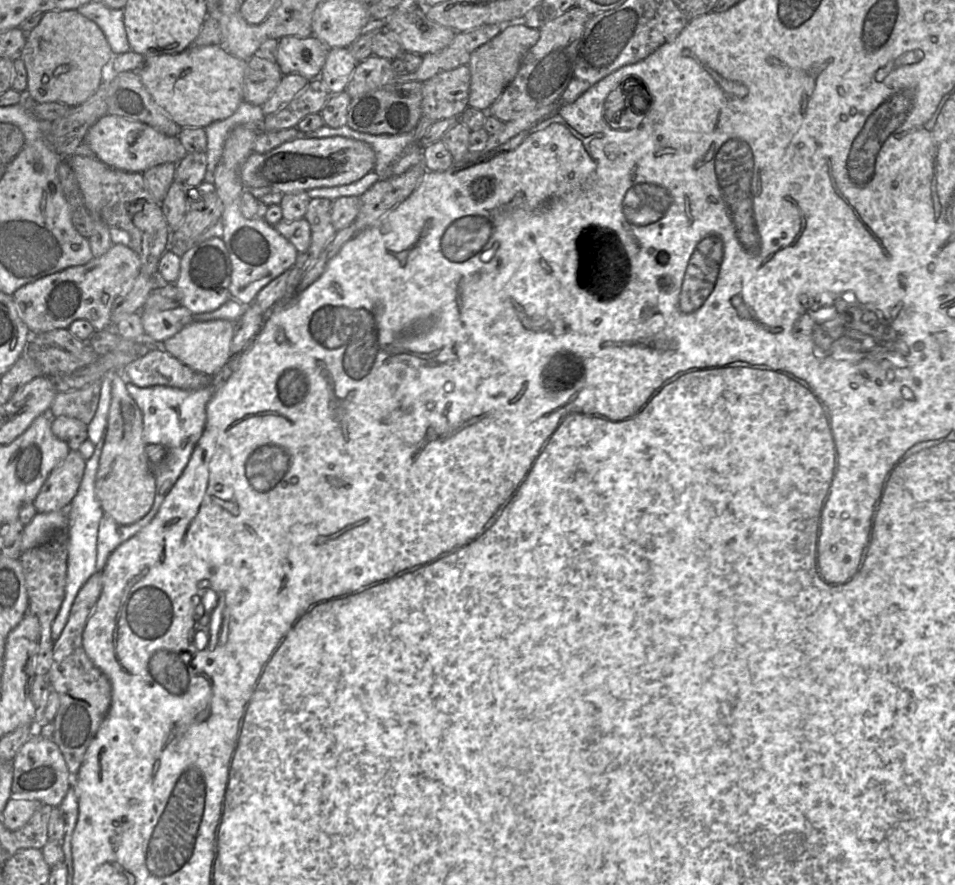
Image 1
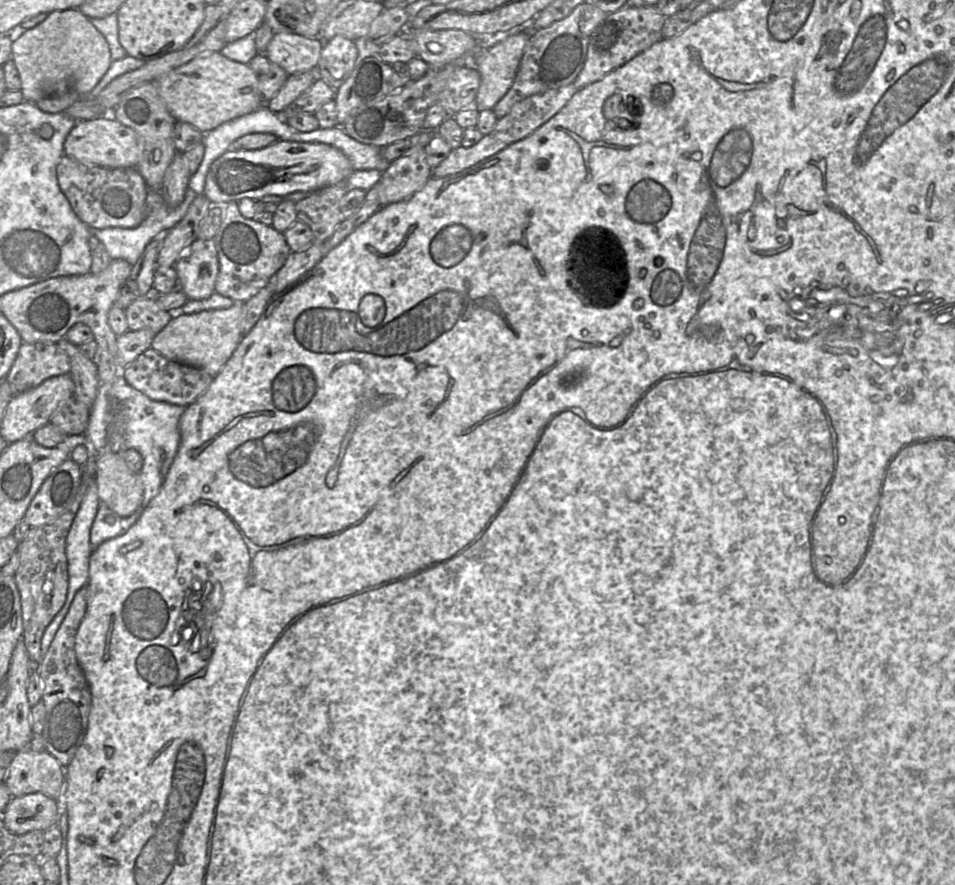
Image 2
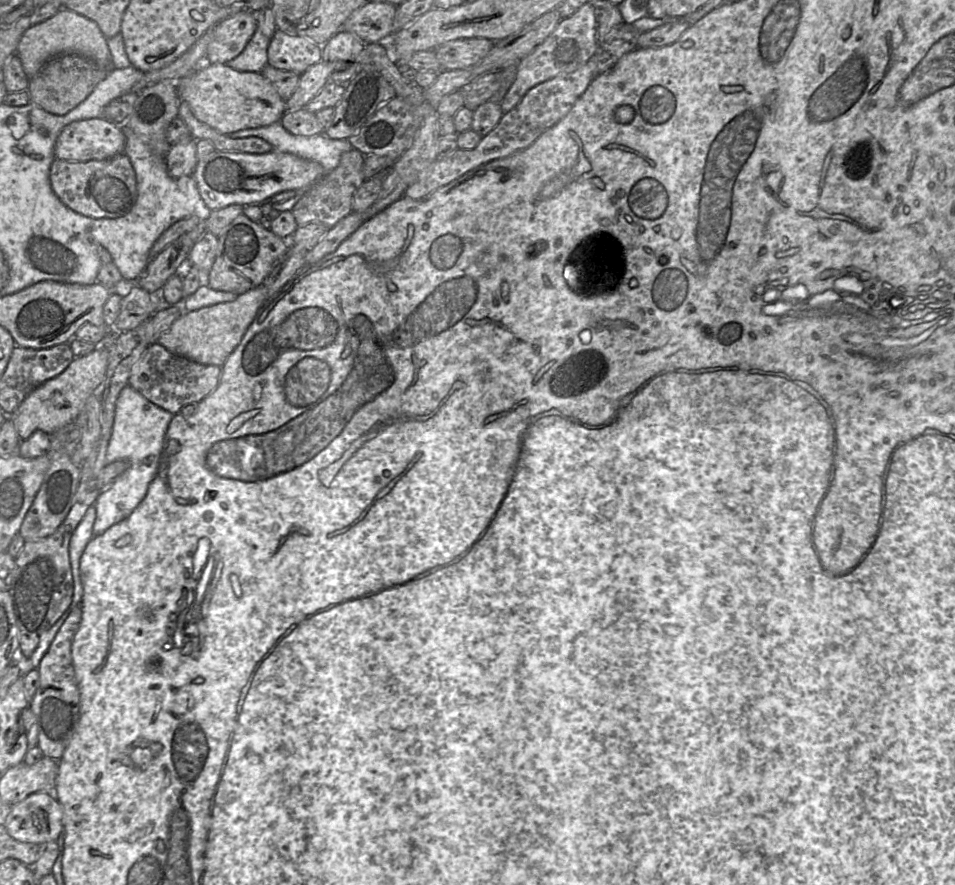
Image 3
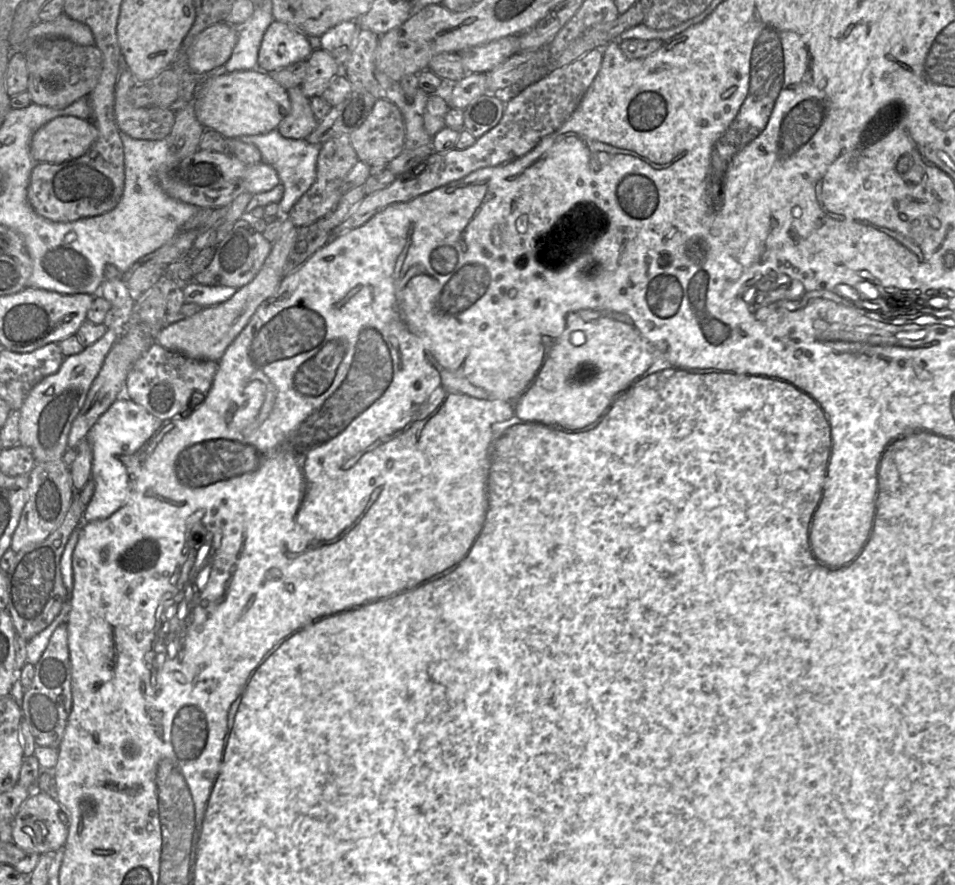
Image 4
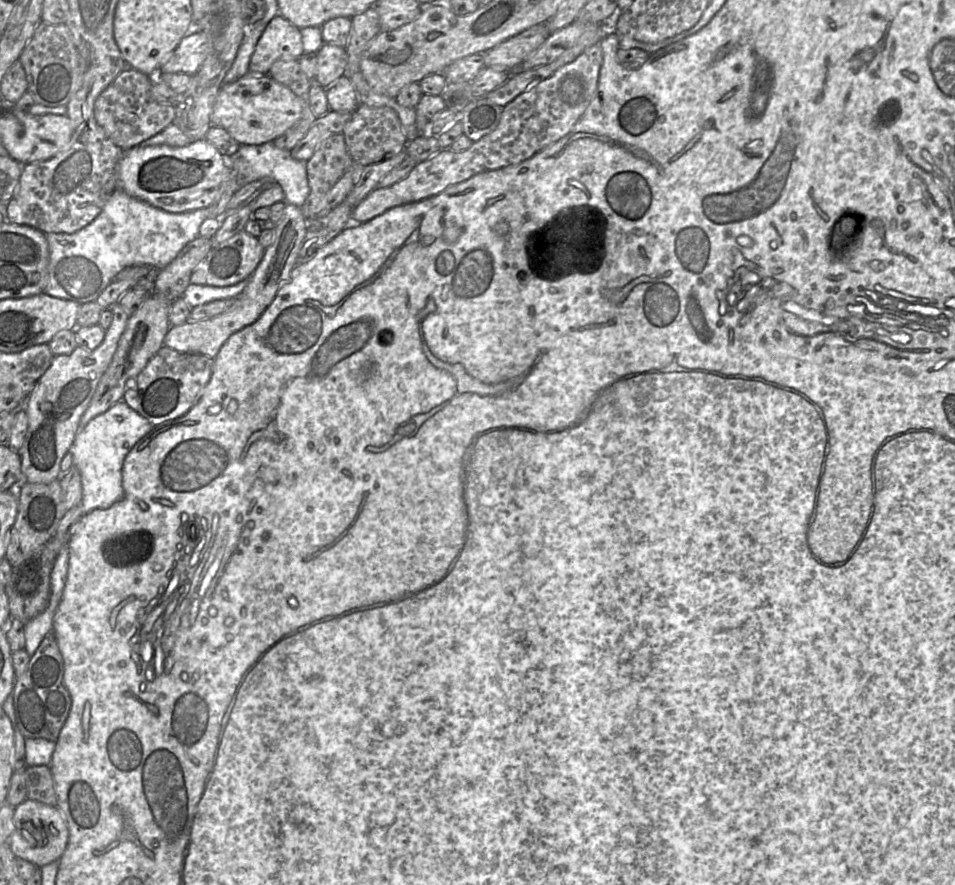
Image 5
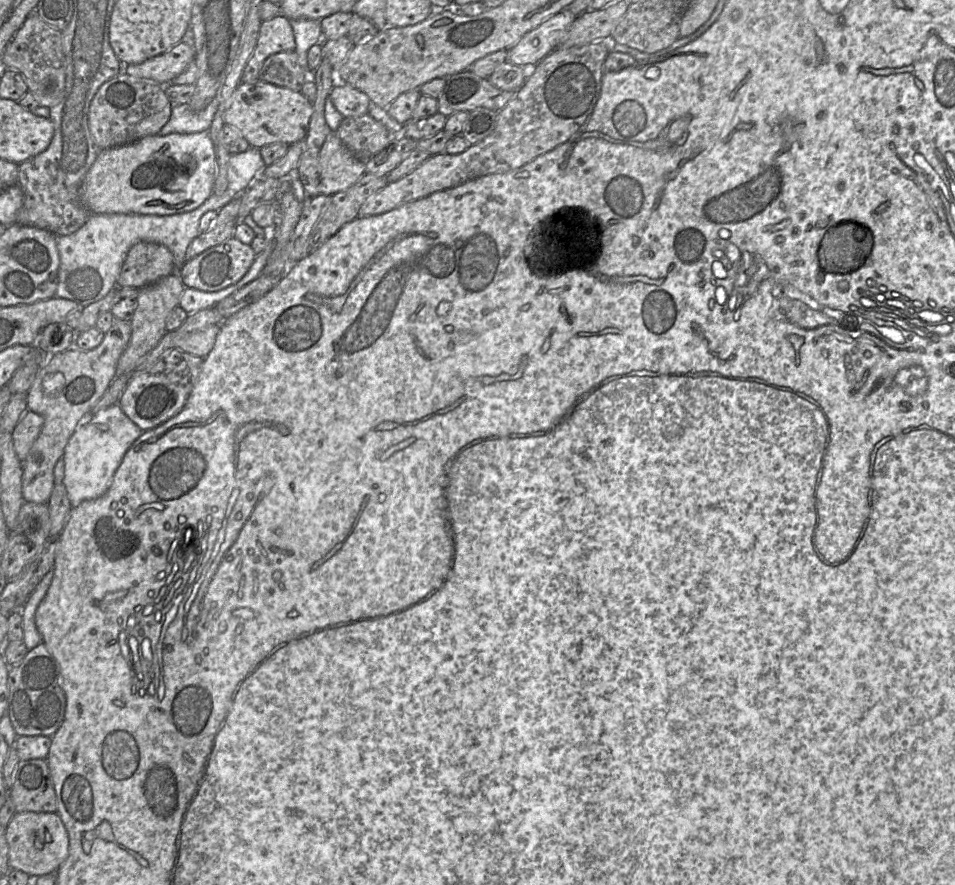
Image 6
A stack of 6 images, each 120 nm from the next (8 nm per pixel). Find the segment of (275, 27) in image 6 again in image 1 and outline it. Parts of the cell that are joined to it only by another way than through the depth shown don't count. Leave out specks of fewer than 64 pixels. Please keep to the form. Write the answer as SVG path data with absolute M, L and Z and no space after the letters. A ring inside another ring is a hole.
M285 36L278 40L276 64L283 75L300 74L307 80L319 78L329 48L314 36Z

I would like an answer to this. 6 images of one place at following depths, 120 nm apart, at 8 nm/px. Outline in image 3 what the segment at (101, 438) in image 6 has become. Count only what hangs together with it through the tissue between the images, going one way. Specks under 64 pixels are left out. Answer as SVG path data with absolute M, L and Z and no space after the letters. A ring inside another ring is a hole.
M127 385L121 390L115 403L112 432L106 451L106 464L125 460L128 468L100 493L94 503L96 508L94 537L126 519L145 498L149 484L156 475L166 431L173 416L174 414L153 404L131 386Z

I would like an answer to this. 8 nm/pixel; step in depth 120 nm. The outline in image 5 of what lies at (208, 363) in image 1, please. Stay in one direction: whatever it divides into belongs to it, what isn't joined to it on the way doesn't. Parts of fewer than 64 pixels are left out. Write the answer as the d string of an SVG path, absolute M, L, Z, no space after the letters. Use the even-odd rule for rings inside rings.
M286 204L283 215L275 225L275 236L273 243L265 249L262 260L256 270L247 280L247 285L238 297L234 299L233 305L225 312L200 321L187 321L179 326L170 326L164 338L164 346L172 348L178 352L186 354L201 354L210 358L215 358L225 341L235 332L254 323L271 304L279 288L288 281L293 268L297 265L297 256L306 235L307 223L300 207Z

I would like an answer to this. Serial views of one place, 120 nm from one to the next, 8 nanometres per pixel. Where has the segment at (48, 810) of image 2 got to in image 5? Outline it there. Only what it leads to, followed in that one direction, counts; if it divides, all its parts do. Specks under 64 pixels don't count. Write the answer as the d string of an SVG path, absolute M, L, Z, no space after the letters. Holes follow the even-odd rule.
M26 799L15 807L13 814L14 831L9 846L15 857L27 860L37 867L58 861L68 844L68 826L57 806Z

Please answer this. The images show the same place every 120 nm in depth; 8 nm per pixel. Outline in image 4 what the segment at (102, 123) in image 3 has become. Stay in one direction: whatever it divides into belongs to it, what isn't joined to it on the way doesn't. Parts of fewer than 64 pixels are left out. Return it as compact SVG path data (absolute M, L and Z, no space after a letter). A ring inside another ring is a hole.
M57 116L33 134L30 153L37 163L63 163L84 155L97 136L91 120Z

